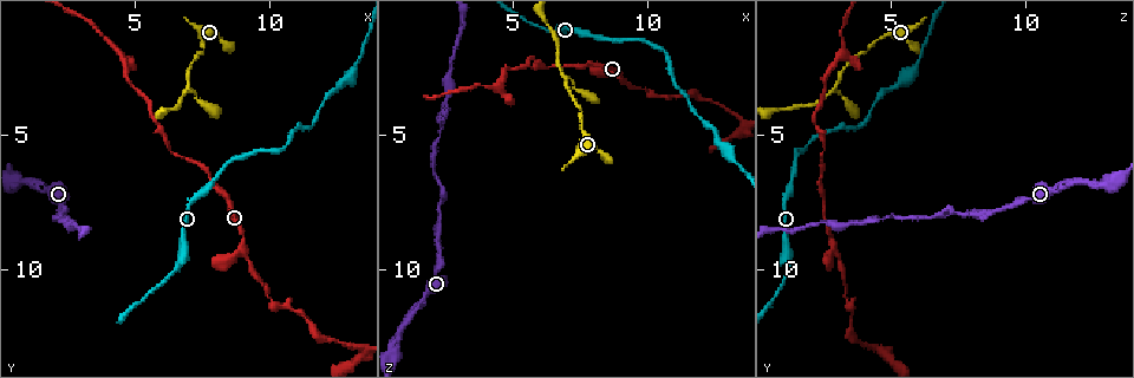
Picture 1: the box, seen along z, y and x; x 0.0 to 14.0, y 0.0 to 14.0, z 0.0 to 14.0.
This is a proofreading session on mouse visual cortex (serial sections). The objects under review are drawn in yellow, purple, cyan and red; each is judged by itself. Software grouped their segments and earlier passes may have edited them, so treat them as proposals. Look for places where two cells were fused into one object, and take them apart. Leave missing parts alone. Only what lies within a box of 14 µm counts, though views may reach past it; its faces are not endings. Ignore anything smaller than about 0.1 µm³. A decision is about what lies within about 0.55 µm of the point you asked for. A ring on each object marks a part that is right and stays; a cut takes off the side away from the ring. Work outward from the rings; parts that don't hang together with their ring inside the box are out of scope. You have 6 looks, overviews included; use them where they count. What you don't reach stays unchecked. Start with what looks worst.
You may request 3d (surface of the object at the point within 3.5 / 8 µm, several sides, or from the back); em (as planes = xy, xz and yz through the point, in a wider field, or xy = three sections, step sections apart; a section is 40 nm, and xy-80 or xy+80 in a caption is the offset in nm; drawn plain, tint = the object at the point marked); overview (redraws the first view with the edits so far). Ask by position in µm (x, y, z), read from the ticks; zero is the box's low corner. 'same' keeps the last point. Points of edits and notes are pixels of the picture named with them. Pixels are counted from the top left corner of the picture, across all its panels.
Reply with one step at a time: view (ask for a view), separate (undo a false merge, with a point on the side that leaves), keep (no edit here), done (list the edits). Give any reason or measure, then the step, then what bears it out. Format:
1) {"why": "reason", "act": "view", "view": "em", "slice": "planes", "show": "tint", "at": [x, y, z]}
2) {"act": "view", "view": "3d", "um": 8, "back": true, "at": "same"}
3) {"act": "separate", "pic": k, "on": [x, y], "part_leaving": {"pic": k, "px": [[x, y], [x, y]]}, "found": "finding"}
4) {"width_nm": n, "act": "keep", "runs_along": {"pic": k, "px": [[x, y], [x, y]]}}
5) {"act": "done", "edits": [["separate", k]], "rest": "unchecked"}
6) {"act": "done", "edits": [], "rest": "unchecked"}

{"why": "side arm on a straight run", "act": "view", "view": "3d", "um": 3.5, "at": [6.9, 3.3, 2.9]}

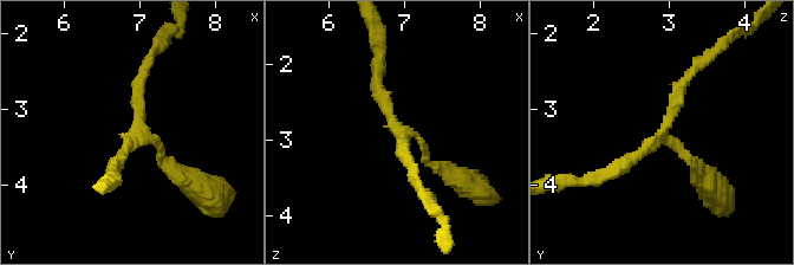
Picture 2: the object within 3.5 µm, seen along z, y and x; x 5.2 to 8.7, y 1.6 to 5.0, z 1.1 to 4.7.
{"arms": 3, "arm_widths_nm": [150, 150, 150], "why": "shape alone is not enough", "act": "view", "view": "em", "slice": "xy", "step": 3, "show": "tint", "at": [7.00, 3.25, 2.90]}

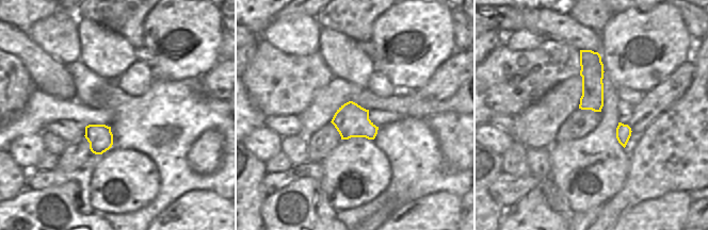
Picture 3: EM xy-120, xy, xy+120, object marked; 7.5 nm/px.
{"act": "keep", "runs_along": {"pic": 2, "px": [[703, 62], [662, 135], [610, 172]]}, "found": "all the same cell"}

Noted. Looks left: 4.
{"act": "view", "view": "3d", "um": 3.5, "at": [9.0, 9.1, 2.8]}

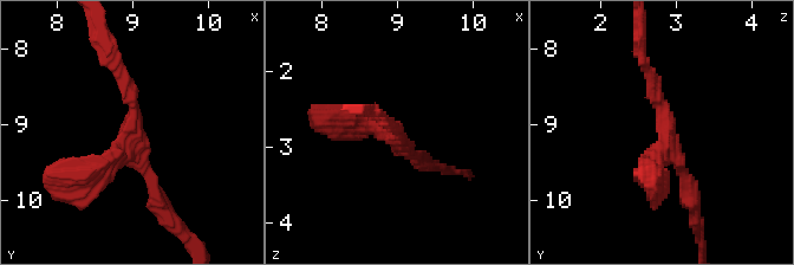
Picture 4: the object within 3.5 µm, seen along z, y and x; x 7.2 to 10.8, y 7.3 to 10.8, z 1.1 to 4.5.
{"arms": 3, "arm_widths_nm": [150, 200, 250], "why": "now the EM", "act": "view", "view": "em", "slice": "xy", "step": 2, "show": "tint", "at": [9.00, 9.10, 2.90]}

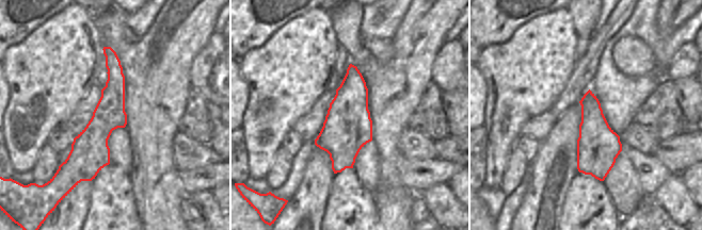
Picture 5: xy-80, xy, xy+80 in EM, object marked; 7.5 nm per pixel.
{"width_nm": 360, "act": "keep", "runs_along": {"pic": 5, "px": [[108, 49], [110, 113], [79, 178]]}, "found": "one cell here"}

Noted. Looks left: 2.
{"why": "narrows sharply", "act": "view", "view": "3d", "um": 8, "at": [11.1, 11.5, 3.7]}

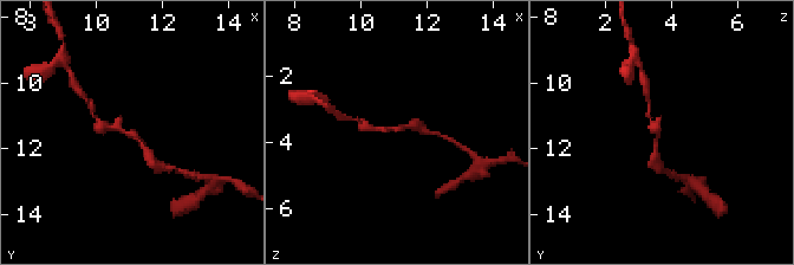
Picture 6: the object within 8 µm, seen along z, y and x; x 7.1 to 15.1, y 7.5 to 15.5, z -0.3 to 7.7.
{"arm_widths_nm": [150, 200], "act": "view", "view": "em", "slice": "xy", "step": 5, "show": "tint", "at": [11.0, 11.6, 3.6]}

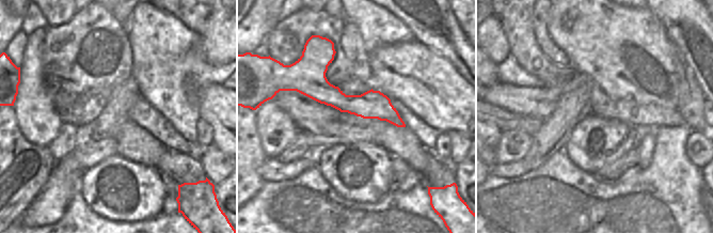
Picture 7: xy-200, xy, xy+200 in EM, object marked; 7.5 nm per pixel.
{"width_nm": 200, "act": "keep", "runs_along": {"pic": 6, "px": [[101, 124], [136, 136], [151, 161]]}, "found": "all the same cell"}

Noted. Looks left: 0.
{"act": "done", "edits": [], "rest": "unchecked"}

